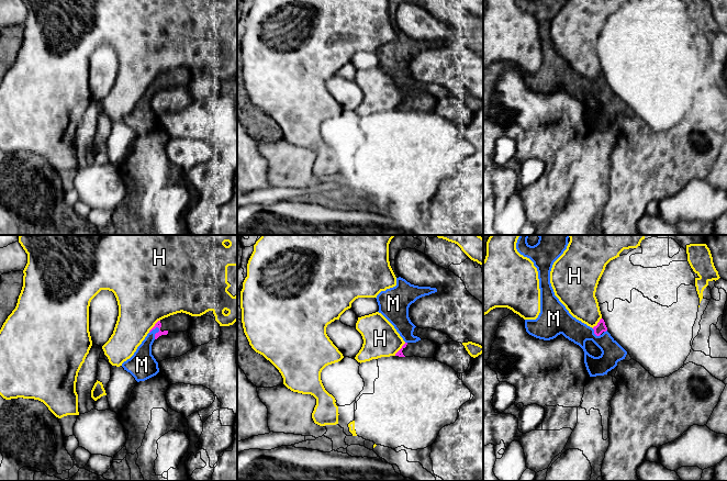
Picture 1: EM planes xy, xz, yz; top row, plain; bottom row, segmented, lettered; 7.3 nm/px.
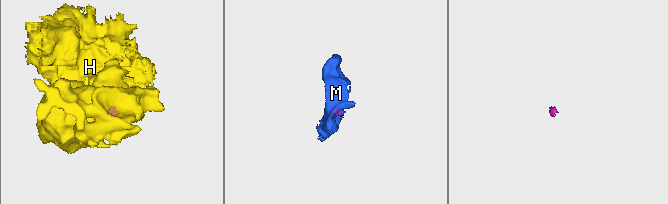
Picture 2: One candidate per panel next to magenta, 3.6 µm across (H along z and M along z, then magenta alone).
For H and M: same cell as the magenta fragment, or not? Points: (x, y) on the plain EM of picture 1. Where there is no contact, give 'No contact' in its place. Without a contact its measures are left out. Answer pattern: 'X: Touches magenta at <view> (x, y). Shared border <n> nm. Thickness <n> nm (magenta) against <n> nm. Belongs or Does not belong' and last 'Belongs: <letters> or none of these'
H: Touches magenta at xy (154, 80). Shared border 130 nm. Thickness 50 nm (magenta) against 440 nm. Does not belong
M: Touches magenta at xy (156, 87). Shared border 100 nm. Thickness 50 nm (magenta) against 190 nm. Belongs
Belongs: M

